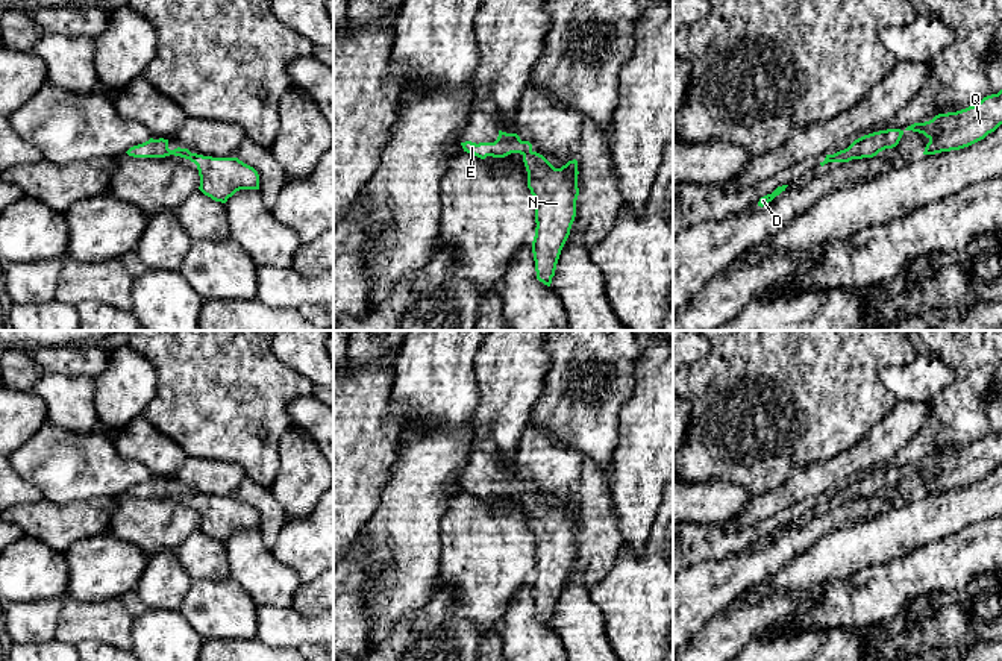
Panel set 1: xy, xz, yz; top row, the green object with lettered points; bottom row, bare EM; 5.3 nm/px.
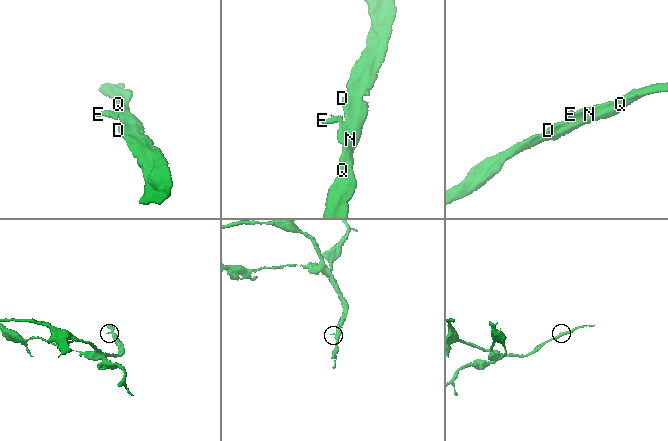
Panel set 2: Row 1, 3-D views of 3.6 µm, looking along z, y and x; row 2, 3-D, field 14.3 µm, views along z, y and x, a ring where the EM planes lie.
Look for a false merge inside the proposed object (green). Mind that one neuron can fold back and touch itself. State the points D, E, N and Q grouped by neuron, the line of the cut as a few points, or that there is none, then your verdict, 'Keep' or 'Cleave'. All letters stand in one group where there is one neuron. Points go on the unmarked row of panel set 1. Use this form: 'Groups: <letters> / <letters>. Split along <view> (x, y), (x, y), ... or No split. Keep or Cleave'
Groups: D N Q / E. Split along xz (531, 490), (523, 496). Cleave

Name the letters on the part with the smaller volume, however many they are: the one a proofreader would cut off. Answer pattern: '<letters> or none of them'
E

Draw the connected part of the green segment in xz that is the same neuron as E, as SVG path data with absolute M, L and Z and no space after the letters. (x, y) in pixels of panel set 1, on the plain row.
M499 470L499 476L494 482L461 482L464 491L474 494L481 499L487 496L505 497L511 493L528 494L532 491L532 484L529 481L521 481L517 473L506 473Z

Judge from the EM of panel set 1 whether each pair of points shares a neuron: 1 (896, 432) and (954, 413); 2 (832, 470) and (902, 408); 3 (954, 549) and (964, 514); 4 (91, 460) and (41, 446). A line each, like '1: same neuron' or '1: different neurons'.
1: different neurons
2: same neuron
3: different neurons
4: same neuron

